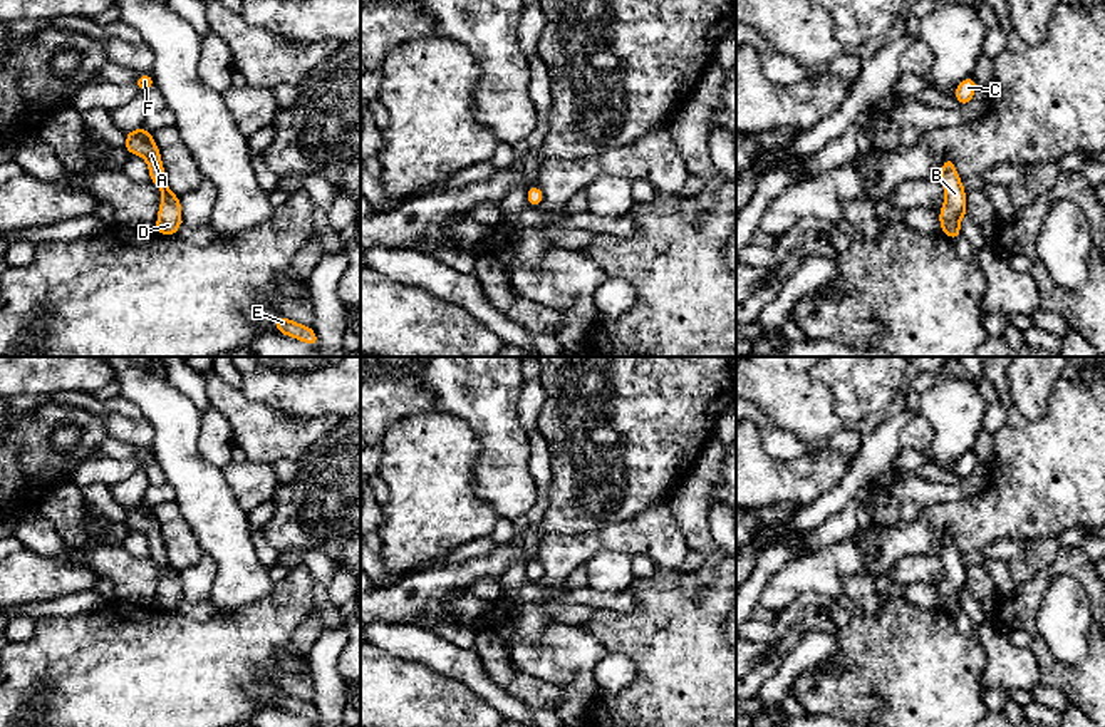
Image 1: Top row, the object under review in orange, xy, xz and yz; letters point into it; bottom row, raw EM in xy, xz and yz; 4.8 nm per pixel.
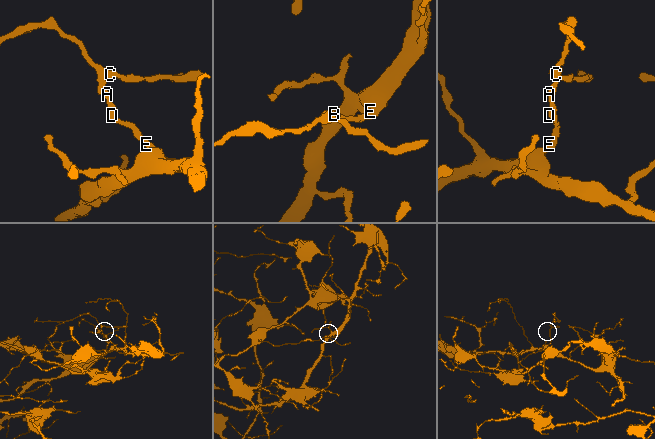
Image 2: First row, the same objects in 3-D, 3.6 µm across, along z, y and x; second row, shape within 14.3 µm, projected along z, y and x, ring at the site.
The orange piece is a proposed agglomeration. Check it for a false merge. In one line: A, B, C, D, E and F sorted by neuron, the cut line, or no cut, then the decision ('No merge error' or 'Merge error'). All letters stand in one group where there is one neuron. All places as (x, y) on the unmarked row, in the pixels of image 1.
Groups: A B C D E F. No split. No merge error

